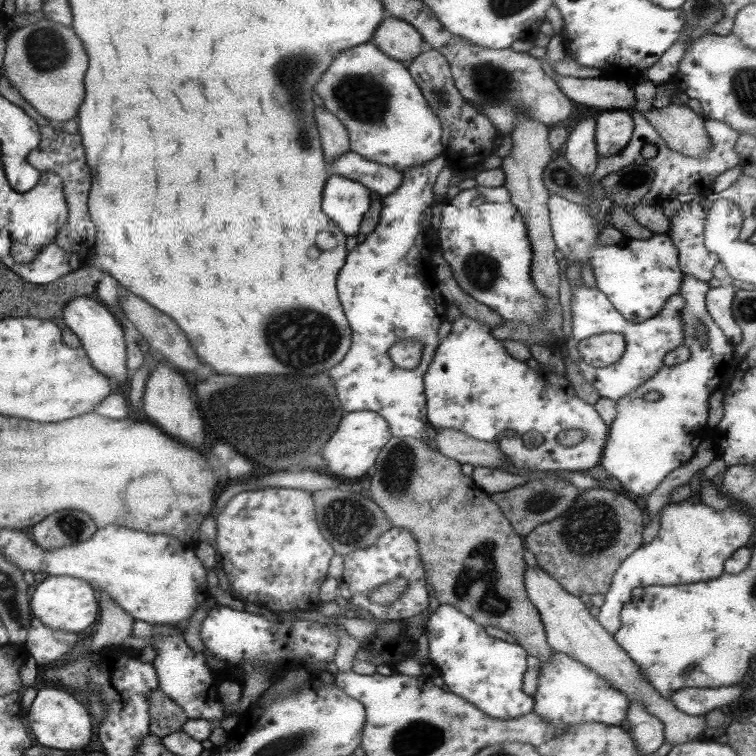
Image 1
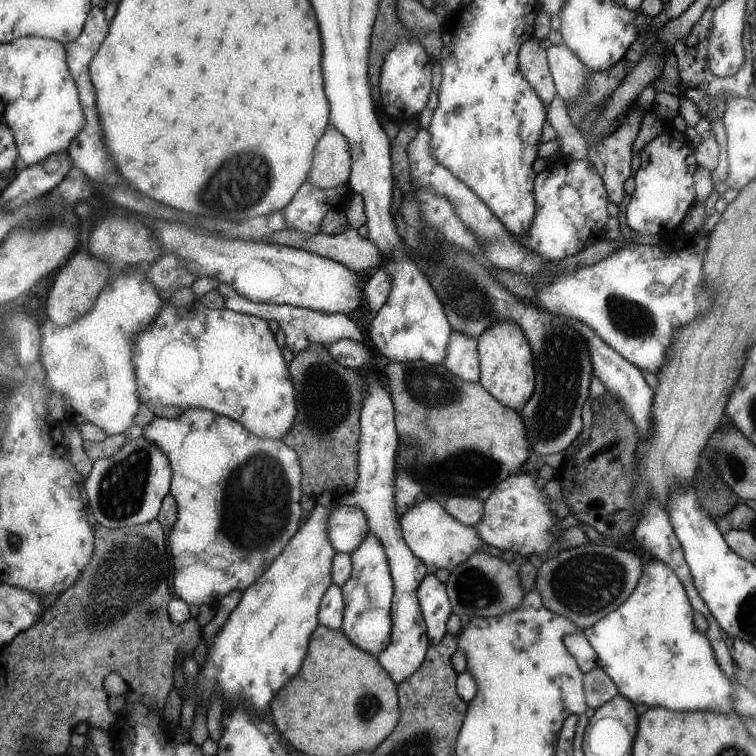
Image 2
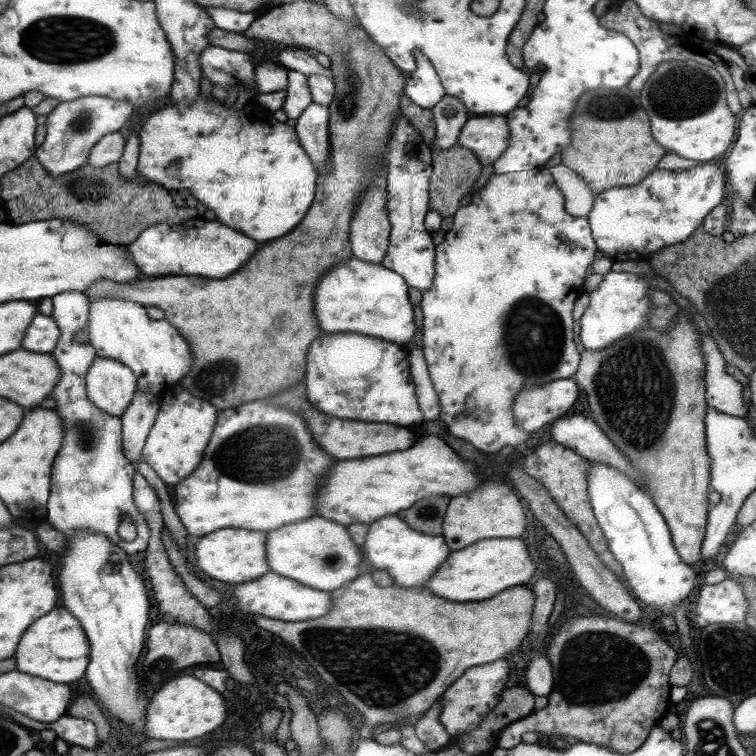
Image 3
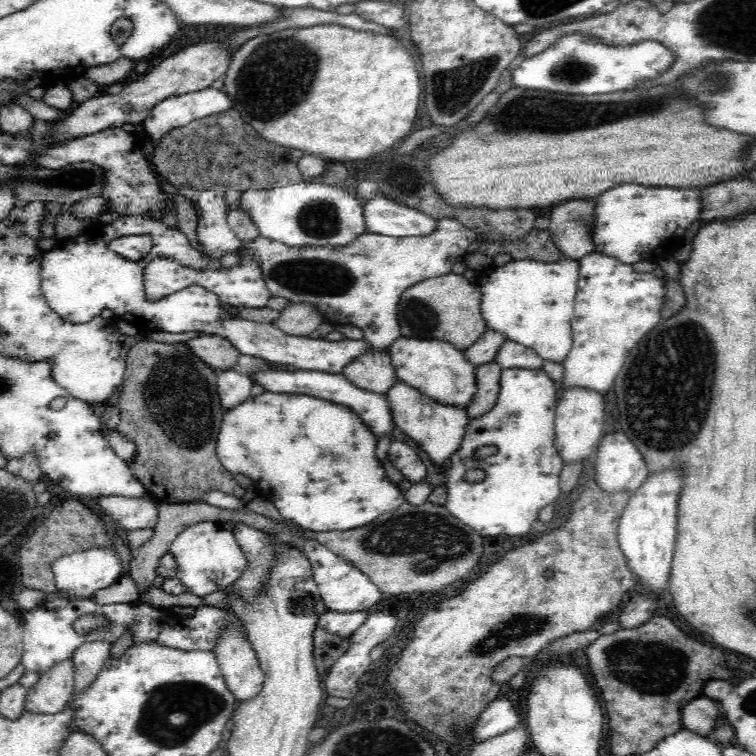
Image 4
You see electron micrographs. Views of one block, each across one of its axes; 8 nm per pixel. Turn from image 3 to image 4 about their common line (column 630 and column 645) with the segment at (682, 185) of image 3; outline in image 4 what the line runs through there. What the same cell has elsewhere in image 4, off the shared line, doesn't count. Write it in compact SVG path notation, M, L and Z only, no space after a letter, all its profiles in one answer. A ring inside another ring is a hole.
M620 184L616 188L610 188L608 192L602 192L602 196L594 200L596 200L596 210L594 210L592 240L596 252L612 256L624 264L636 264L654 254L656 248L664 252L680 246L684 234L694 222L700 220L702 212L700 188L680 190L668 186L648 188L642 184Z

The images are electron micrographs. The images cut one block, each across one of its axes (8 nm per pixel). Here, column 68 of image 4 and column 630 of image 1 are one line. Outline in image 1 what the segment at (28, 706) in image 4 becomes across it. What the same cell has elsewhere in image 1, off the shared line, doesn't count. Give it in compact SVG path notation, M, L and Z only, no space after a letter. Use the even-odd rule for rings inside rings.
M525 566L523 586L525 586L527 600L533 604L533 608L537 610L537 614L543 622L547 646L551 648L553 654L559 652L563 656L571 656L573 660L579 660L579 664L585 664L585 668L589 668L589 670L597 672L597 676L603 676L605 680L609 680L611 686L617 688L617 692L625 694L631 704L641 702L641 706L665 726L665 742L677 746L677 744L687 744L687 742L699 740L699 734L703 734L703 730L707 728L705 718L685 716L683 712L673 708L673 702L661 698L661 694L649 682L645 682L645 678L639 674L639 668L629 658L629 654L625 654L615 644L613 636L607 634L607 630L599 624L599 620L589 614L589 606L585 606L579 598L567 594L539 566Z

